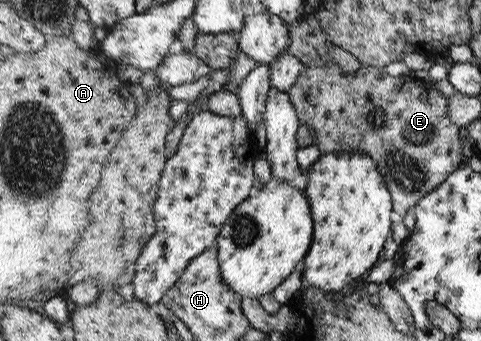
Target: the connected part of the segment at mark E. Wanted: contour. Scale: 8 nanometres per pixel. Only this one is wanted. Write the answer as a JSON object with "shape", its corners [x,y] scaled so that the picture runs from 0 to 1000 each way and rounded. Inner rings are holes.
{"shape":[[[694,126],[684,155],[694,182],[682,176],[674,191],[636,194],[620,220],[615,243],[597,267],[603,302],[615,317],[620,364],[657,381],[669,452],[738,440],[780,469],[805,534],[807,560],[815,566],[817,598],[834,645],[886,572],[927,531],[965,466],[956,378],[936,346],[936,302],[902,255],[890,261],[861,238],[811,226],[811,217],[794,214],[786,196],[748,191],[713,138]]]}

